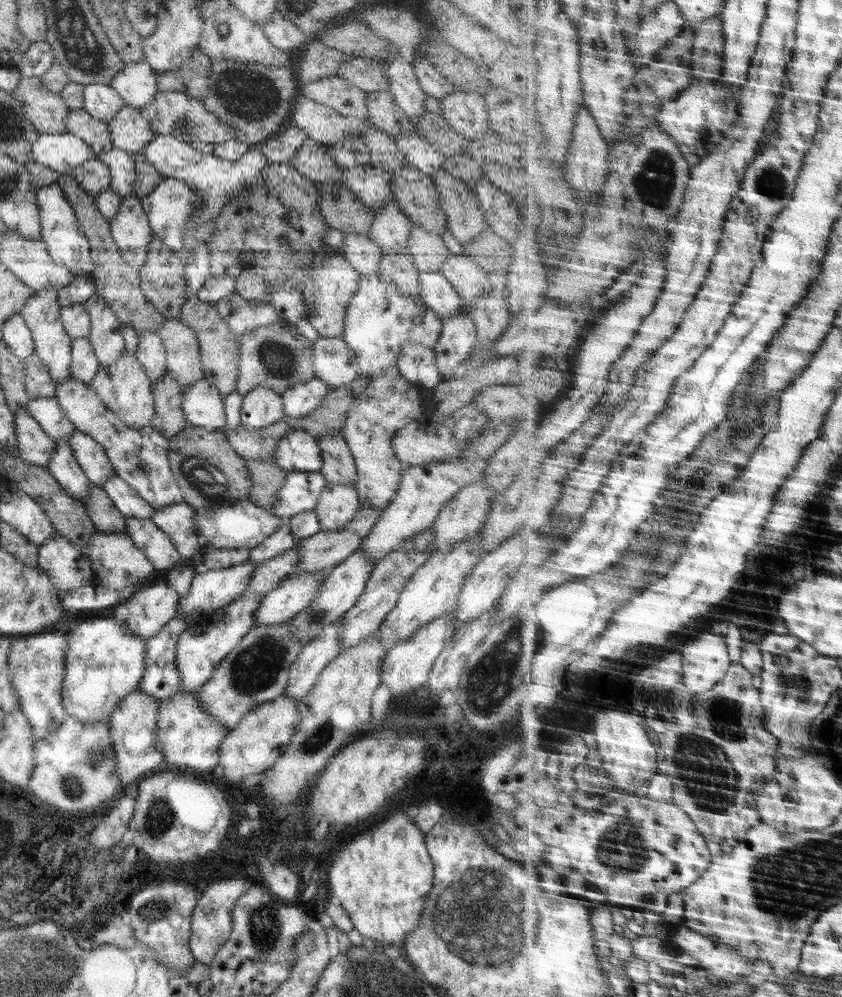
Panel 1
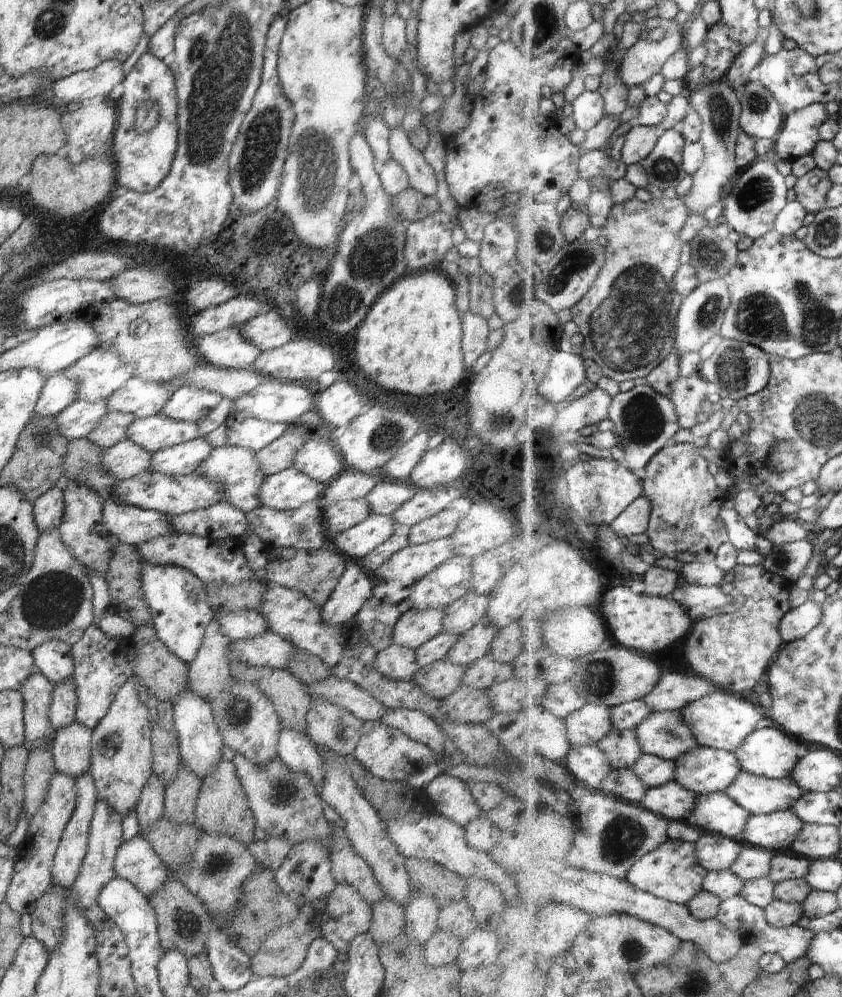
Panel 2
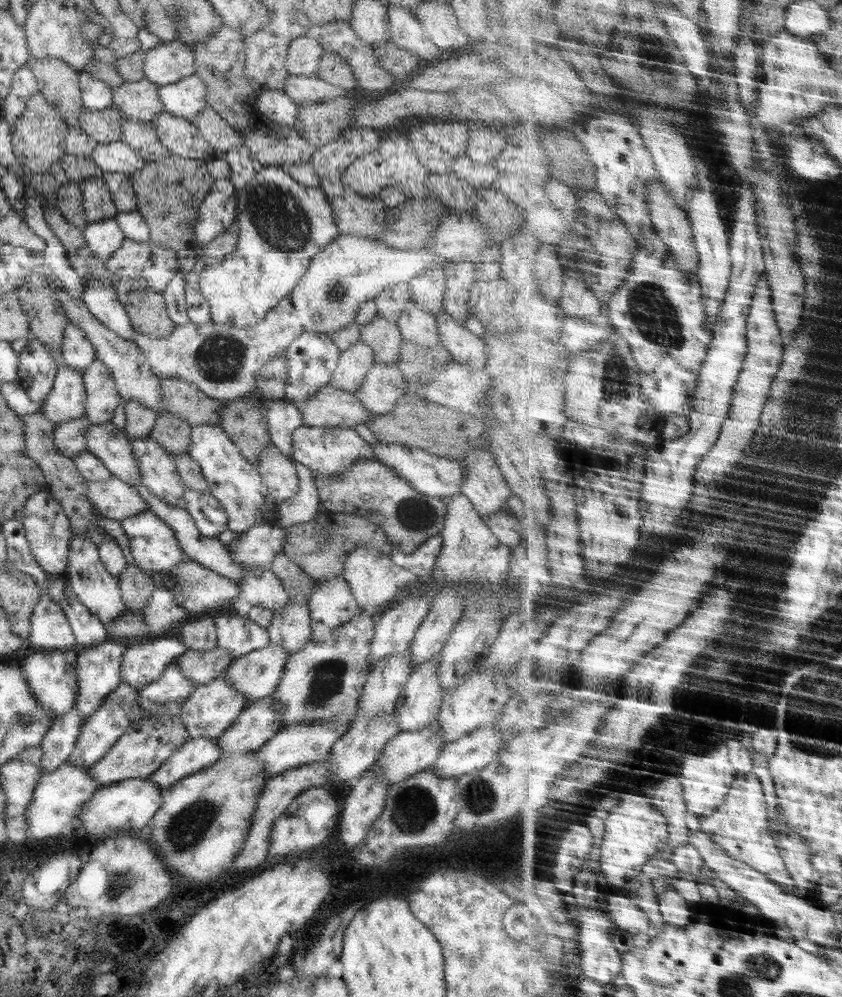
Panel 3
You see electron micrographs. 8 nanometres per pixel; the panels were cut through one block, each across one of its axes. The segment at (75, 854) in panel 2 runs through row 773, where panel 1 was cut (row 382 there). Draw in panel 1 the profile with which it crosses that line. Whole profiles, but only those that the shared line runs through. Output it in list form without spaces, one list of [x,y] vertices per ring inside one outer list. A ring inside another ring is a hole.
[[[73,338],[71,340],[71,360],[70,376],[90,384],[101,365],[94,355],[89,339]]]

